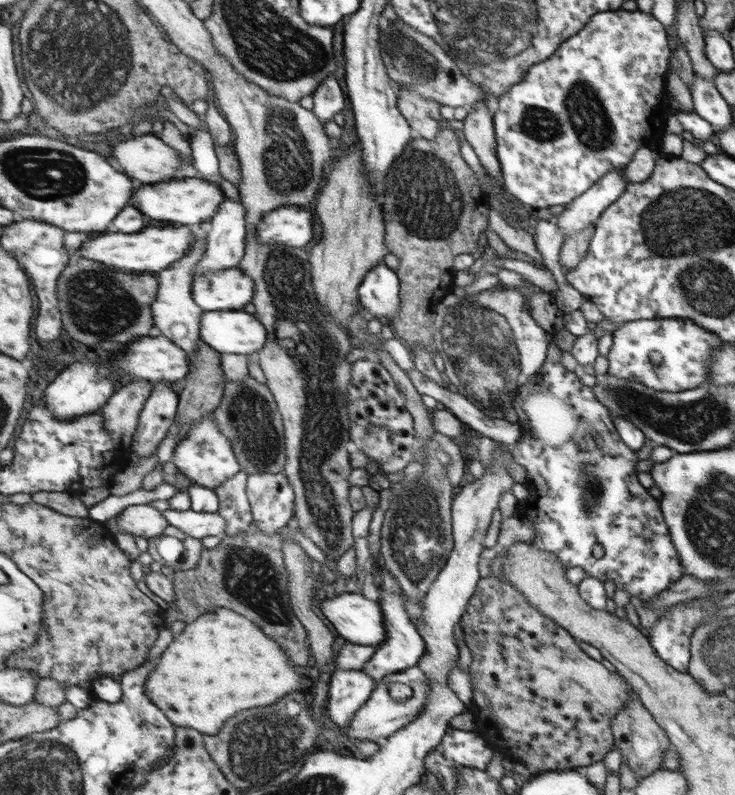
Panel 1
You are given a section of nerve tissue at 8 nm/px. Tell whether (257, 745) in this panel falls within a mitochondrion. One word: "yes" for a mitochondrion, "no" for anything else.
yes

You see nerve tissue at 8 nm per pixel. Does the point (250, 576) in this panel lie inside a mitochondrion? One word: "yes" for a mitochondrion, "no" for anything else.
yes

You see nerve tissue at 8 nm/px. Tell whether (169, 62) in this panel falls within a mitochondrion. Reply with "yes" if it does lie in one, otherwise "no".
no

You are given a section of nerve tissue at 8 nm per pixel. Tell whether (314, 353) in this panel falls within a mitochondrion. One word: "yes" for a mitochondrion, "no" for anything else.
yes

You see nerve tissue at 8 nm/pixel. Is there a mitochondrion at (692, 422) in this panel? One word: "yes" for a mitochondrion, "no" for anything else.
yes

